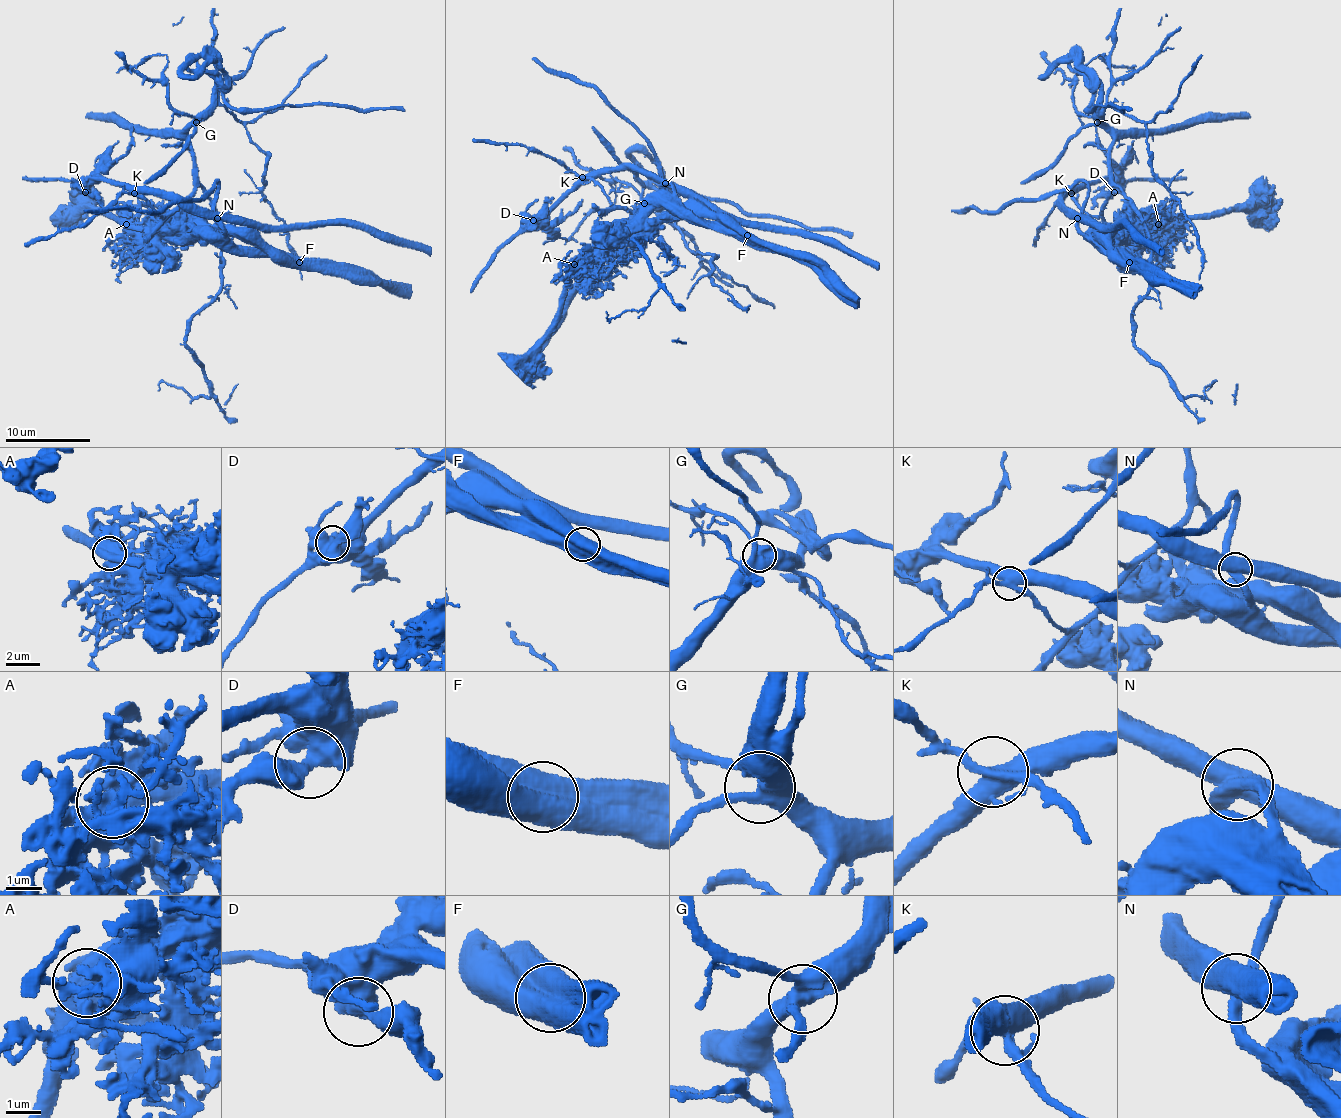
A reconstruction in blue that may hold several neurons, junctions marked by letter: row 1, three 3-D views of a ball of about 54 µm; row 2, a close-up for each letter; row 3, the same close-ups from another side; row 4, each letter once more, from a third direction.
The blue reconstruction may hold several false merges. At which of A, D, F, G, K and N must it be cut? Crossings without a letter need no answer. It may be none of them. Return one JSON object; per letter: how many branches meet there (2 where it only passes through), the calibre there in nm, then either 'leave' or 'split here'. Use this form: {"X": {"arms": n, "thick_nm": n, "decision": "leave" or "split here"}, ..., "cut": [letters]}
{"A": {"arms": 5, "thick_nm": 600, "decision": "split here"}, "D": {"arms": 2, "thick_nm": 550, "decision": "leave"}, "F": {"arms": 2, "thick_nm": 800, "decision": "split here"}, "G": {"arms": 4, "thick_nm": 500, "decision": "leave"}, "K": {"arms": 4, "thick_nm": 440, "decision": "split here"}, "N": {"arms": 4, "thick_nm": 550, "decision": "split here"}, "cut": ["A", "F", "K", "N"]}

